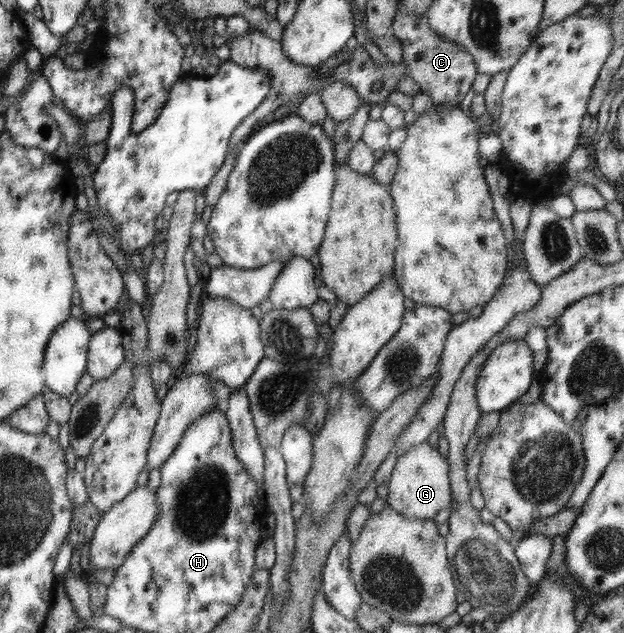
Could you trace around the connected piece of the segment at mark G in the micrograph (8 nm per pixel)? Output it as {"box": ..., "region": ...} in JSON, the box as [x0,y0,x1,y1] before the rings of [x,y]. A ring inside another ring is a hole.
{"box":[385,442,450,519],"region":[[[428,442],[419,444],[397,457],[392,474],[387,479],[388,494],[385,505],[399,510],[407,518],[434,519],[441,509],[450,507],[449,476],[449,465],[439,455],[439,451]]]}

